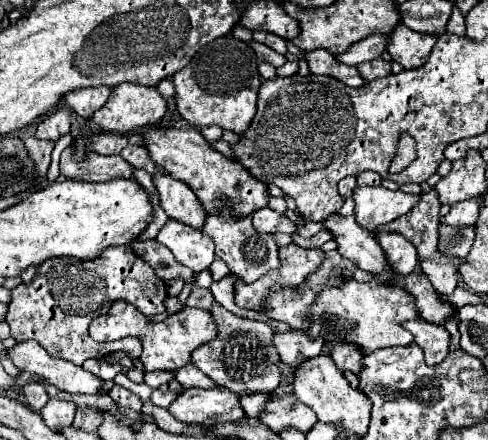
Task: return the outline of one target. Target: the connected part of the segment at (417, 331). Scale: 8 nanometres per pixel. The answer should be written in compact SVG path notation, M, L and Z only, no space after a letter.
M409 320L403 326L415 336L415 344L425 352L425 364L437 366L449 356L451 334L441 324L429 324L425 320Z

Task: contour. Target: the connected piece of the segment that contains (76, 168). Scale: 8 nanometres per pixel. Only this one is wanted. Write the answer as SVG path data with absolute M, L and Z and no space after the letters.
M67 148L61 154L61 174L71 180L87 180L87 182L107 182L113 178L135 180L133 166L129 166L121 156L89 154L85 162L75 162L71 158L71 148Z

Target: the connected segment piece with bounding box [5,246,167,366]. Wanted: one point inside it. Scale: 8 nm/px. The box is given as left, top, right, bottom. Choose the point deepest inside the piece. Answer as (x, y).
(56, 310)

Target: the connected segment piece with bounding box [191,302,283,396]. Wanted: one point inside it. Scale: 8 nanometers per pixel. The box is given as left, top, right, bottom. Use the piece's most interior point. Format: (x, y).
(242, 358)

